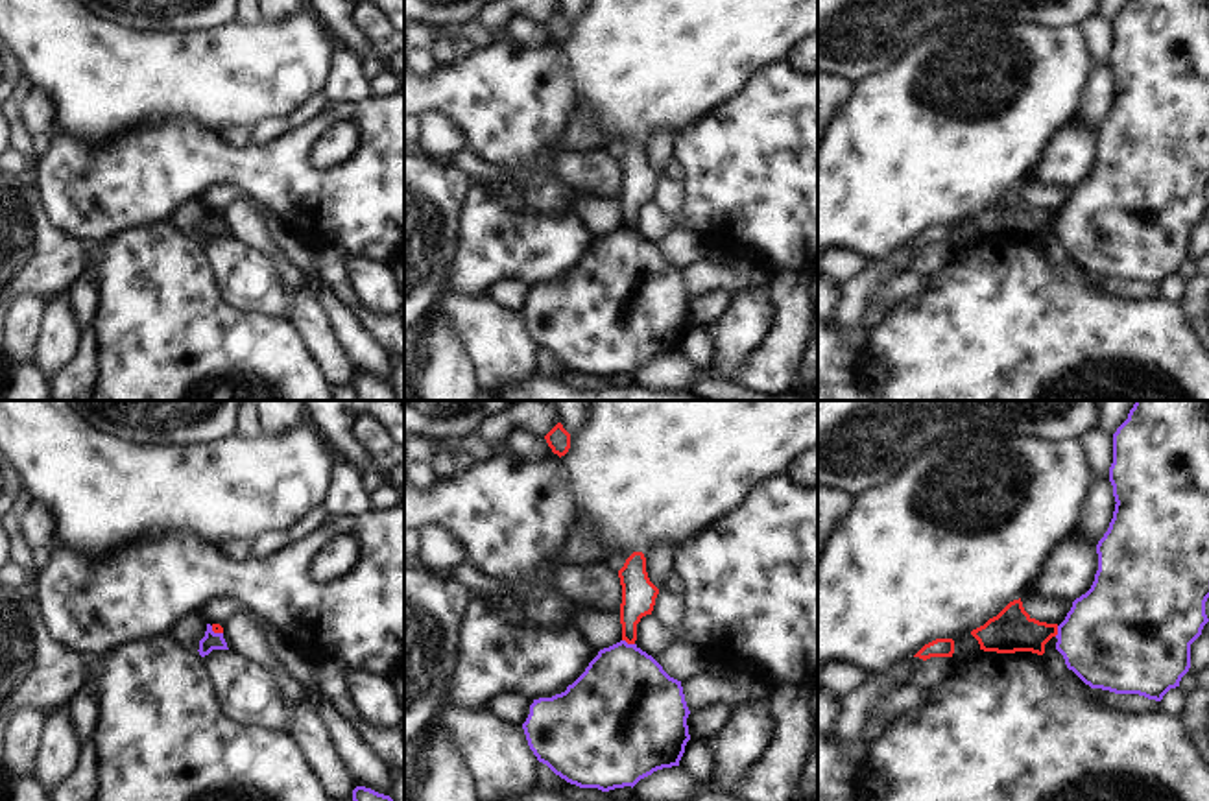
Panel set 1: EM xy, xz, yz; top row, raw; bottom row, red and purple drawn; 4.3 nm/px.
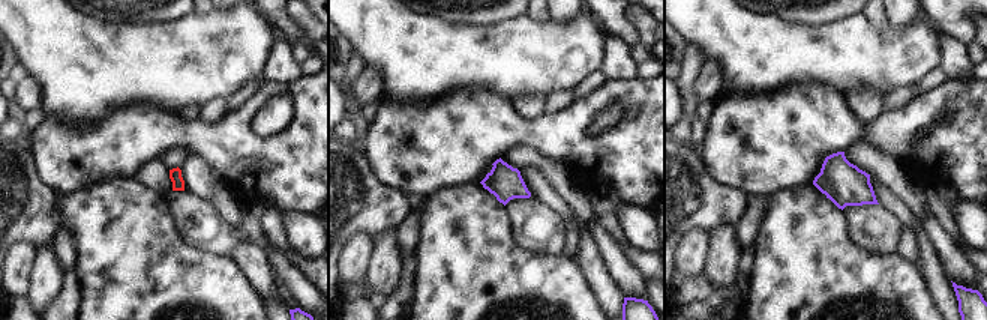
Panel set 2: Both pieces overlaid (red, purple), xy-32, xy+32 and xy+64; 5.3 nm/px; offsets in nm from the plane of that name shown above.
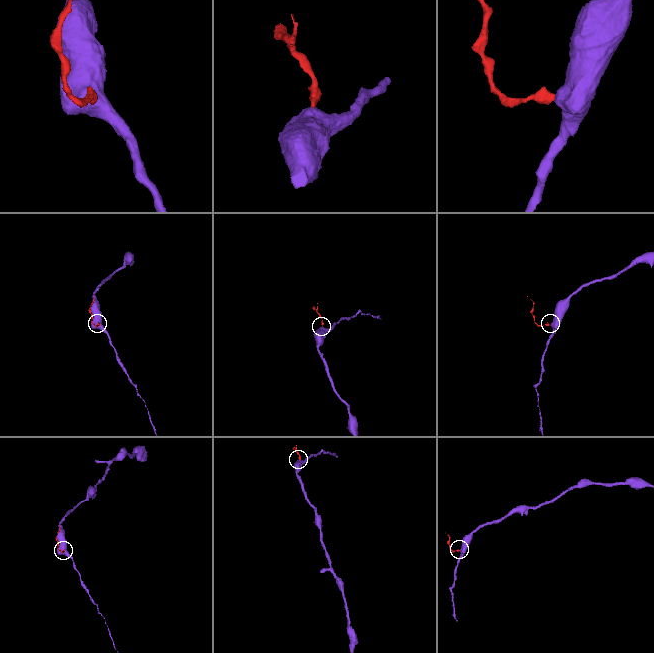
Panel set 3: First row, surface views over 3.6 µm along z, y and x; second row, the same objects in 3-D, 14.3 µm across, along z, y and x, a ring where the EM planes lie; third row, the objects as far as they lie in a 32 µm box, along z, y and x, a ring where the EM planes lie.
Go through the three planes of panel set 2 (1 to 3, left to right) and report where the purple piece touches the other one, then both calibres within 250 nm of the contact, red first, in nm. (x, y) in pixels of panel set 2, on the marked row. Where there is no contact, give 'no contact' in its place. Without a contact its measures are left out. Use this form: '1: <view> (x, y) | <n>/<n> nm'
1: no contact
2: no contact
3: no contact

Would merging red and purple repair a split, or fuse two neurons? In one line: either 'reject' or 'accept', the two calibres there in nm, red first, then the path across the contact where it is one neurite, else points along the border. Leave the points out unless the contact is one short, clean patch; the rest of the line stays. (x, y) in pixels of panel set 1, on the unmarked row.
reject | 150/440 nm

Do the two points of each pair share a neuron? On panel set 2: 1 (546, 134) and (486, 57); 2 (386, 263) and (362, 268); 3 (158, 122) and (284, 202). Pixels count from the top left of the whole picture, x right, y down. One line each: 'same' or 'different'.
1: different
2: different
3: same

